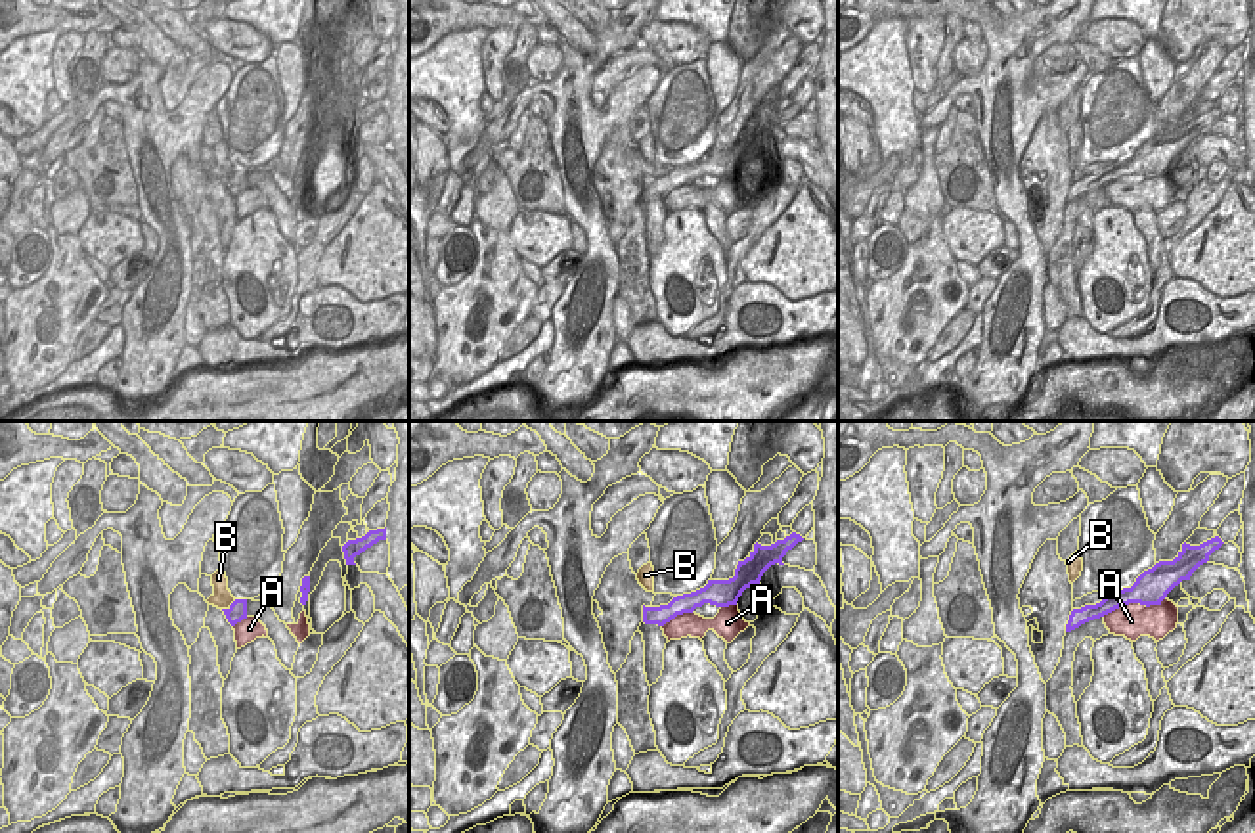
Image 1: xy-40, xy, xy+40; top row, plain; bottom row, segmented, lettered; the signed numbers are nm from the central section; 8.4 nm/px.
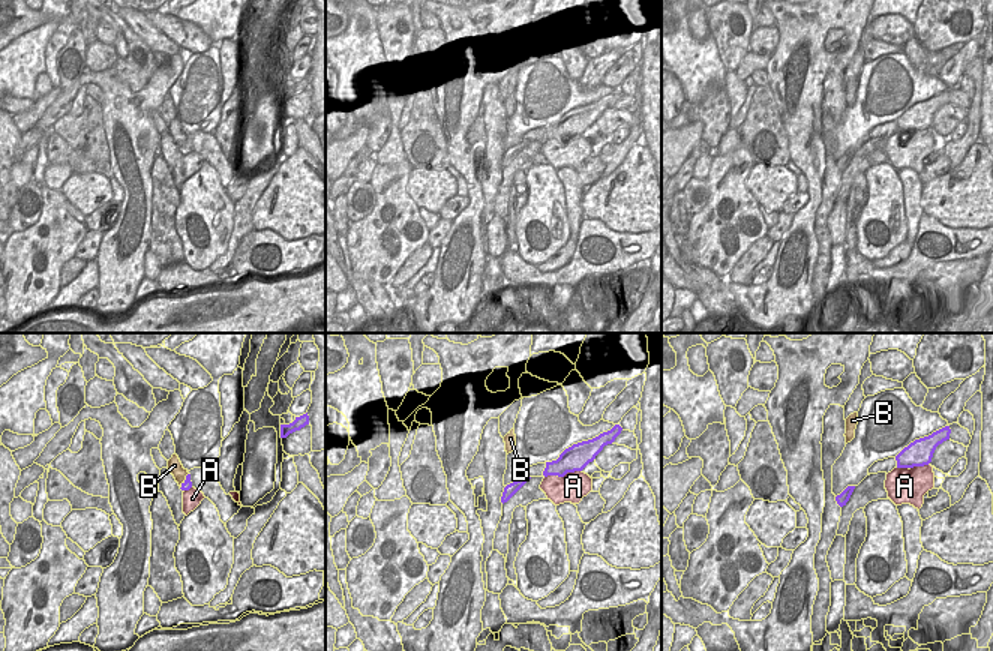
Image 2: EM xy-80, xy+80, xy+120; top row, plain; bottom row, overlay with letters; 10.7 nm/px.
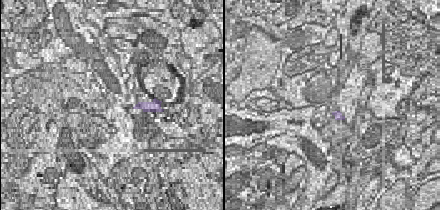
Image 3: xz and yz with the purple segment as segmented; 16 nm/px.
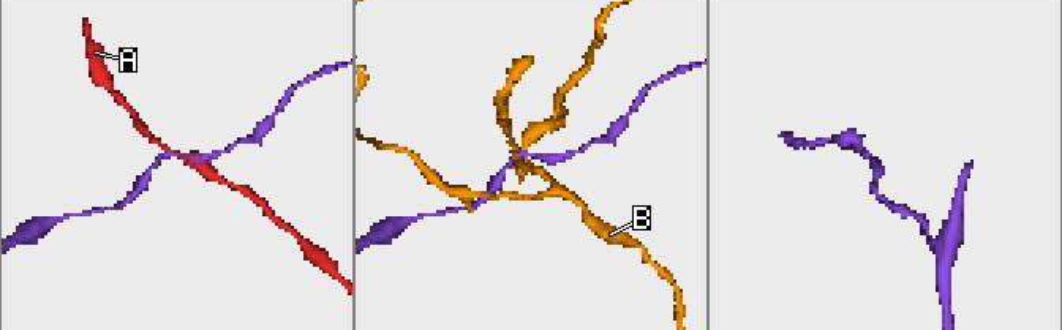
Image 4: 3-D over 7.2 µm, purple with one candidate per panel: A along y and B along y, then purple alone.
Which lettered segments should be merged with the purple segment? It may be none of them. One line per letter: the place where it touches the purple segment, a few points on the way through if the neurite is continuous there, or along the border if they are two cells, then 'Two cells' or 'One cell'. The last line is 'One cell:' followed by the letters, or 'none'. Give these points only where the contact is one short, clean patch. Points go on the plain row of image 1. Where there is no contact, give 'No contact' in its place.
A: Touches purple at xy+40 (1133, 173). Two cells
B: Touches purple at xy-40 (230, 177). Boundary: xy-40 (236, 171), (222, 180). Two cells
One cell: none

